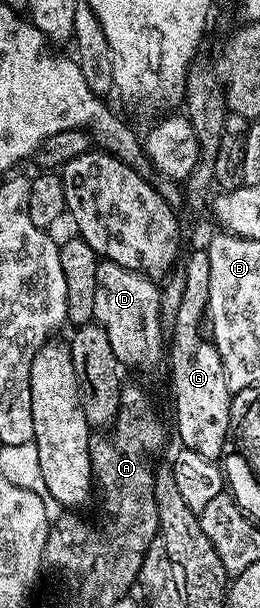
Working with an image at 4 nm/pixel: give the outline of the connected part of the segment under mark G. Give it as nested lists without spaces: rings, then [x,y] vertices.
[[[192,268],[184,276],[184,293],[176,308],[176,321],[170,324],[170,364],[172,360],[172,400],[176,403],[176,432],[185,449],[202,454],[202,458],[219,461],[228,440],[228,427],[233,427],[232,400],[234,393],[228,389],[224,377],[224,363],[220,349],[211,339],[200,333],[200,323],[205,323],[208,306],[208,269]]]

